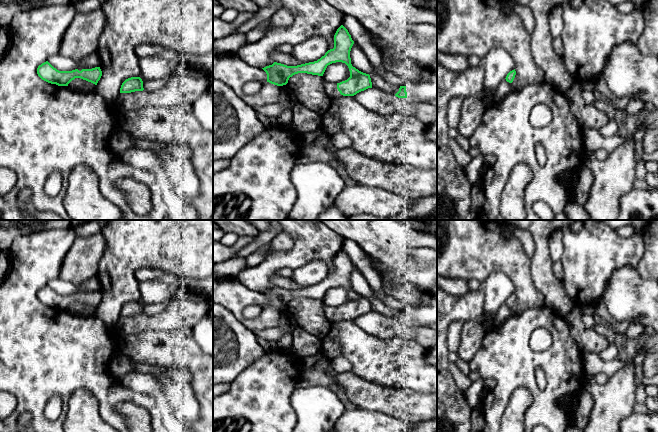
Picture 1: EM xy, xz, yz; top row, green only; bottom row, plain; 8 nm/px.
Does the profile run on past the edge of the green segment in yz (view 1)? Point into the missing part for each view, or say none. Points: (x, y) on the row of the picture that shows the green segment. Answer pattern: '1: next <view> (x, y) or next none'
1: next none

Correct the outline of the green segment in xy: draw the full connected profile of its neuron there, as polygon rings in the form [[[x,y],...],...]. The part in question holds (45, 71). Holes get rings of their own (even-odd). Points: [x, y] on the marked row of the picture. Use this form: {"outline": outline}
{"outline": [[[46,61],[38,66],[37,74],[42,80],[58,86],[68,86],[75,78],[81,78],[97,85],[102,76],[102,71],[100,67],[82,69],[81,71],[78,69],[72,71],[59,71]]]}

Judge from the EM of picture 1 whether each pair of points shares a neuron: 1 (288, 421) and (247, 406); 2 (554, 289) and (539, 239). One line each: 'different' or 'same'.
1: same
2: same

